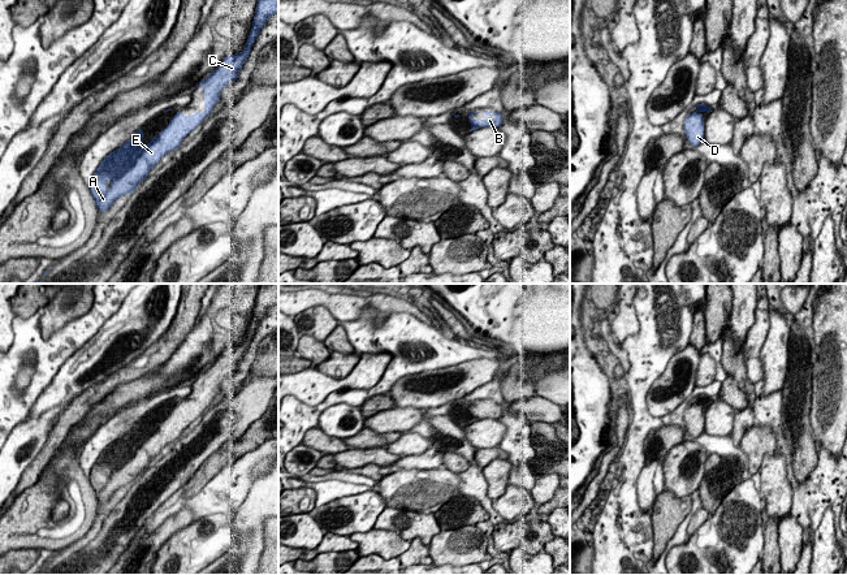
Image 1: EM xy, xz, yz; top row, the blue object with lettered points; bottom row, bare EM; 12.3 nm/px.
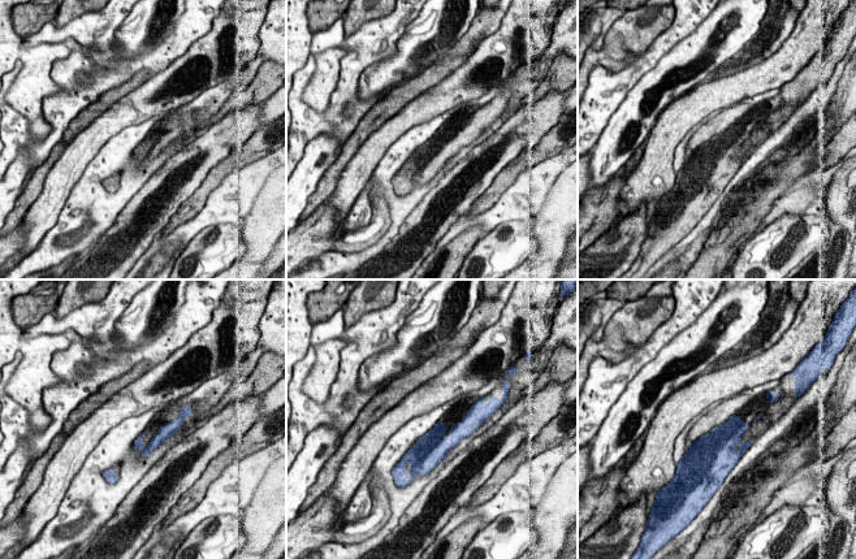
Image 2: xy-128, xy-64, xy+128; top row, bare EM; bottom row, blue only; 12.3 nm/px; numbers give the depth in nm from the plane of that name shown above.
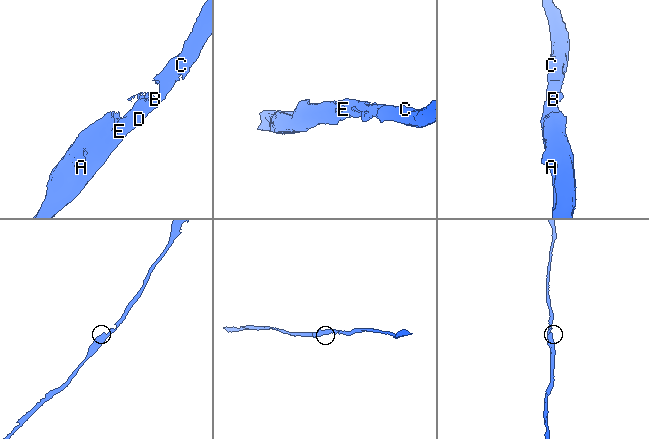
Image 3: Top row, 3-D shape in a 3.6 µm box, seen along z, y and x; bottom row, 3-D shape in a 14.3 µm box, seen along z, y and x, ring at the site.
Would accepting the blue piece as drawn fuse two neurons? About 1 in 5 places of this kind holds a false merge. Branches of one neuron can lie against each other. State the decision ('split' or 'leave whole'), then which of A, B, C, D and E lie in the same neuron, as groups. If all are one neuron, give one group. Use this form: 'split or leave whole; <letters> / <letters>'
leave whole; A B C D E

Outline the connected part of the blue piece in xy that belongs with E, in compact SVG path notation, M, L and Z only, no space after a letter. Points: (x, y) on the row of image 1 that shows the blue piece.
M258 0L250 36L242 52L226 56L224 61L199 85L204 90L204 112L183 116L177 112L169 125L150 143L143 144L143 130L137 130L120 148L109 154L98 167L90 181L90 193L99 211L105 212L117 198L131 194L148 176L160 159L180 147L183 138L212 112L220 100L220 91L229 81L237 81L243 62L250 55L250 46L269 17L278 13L278 0Z

